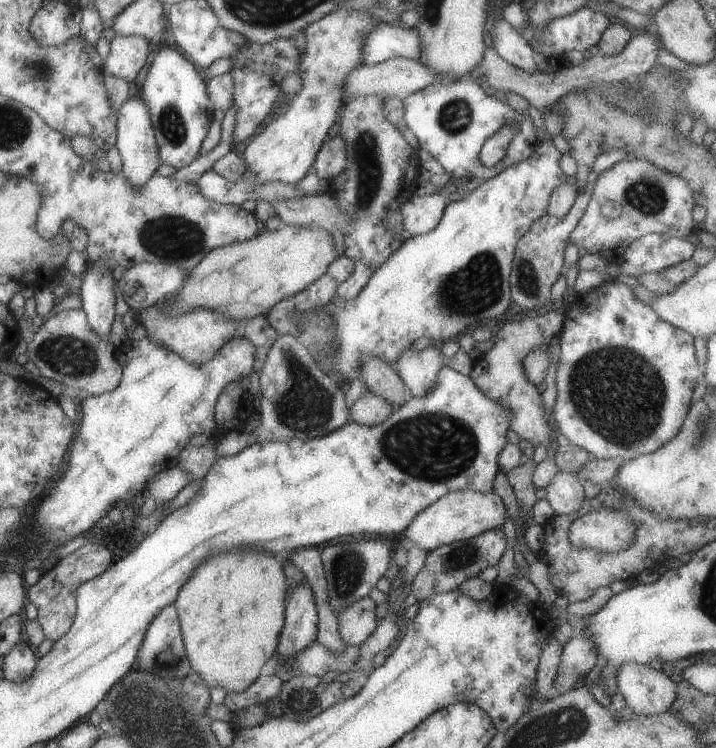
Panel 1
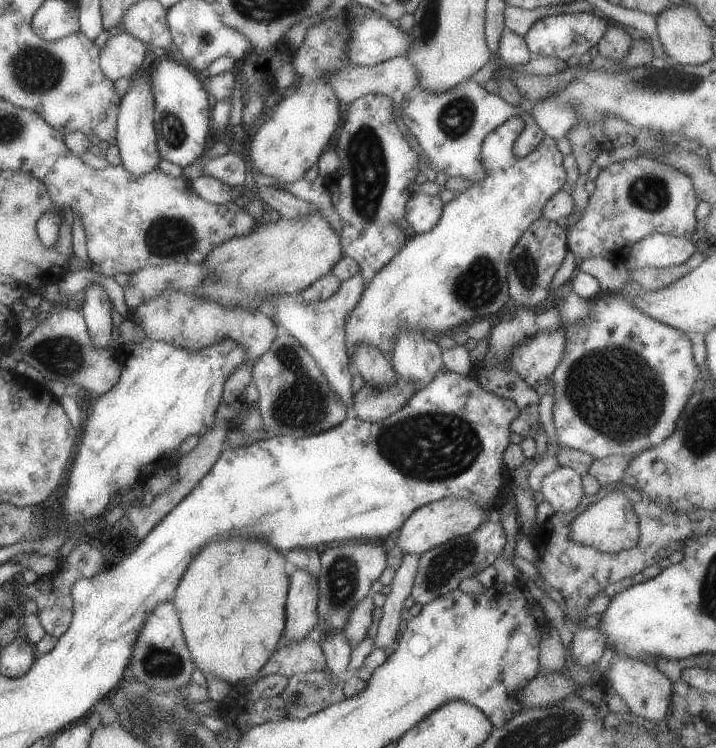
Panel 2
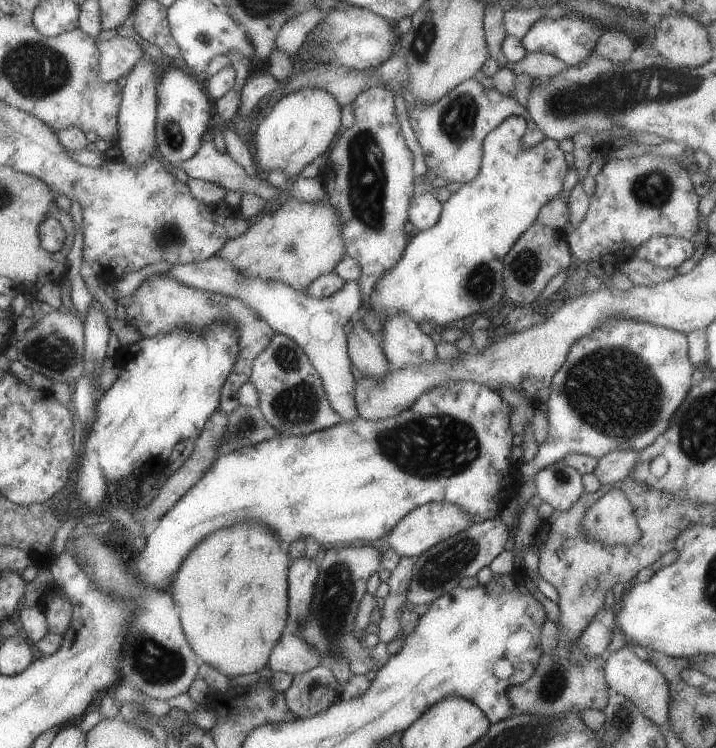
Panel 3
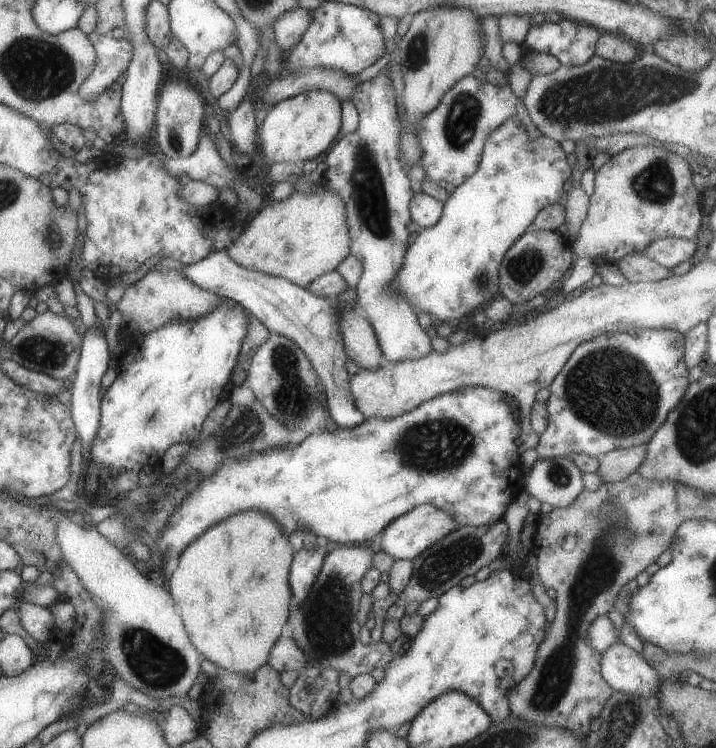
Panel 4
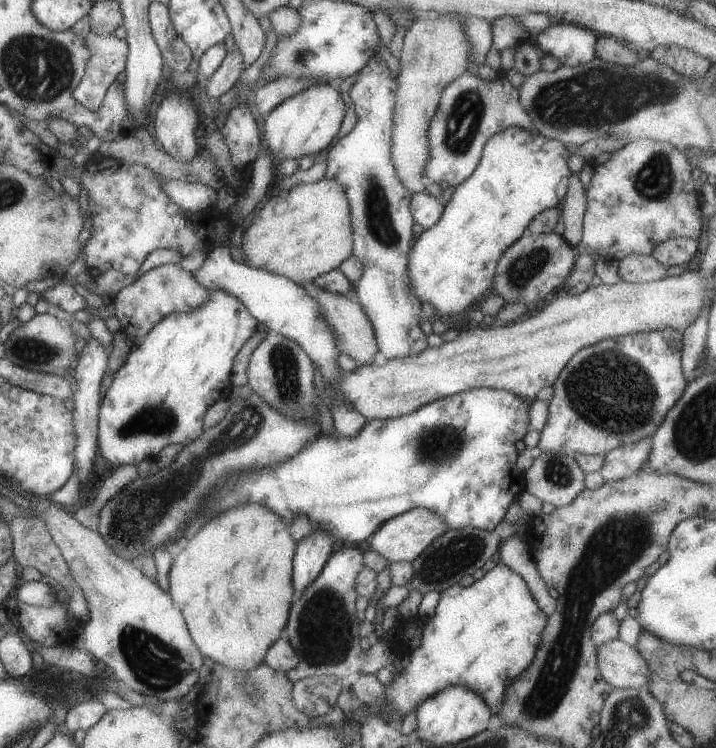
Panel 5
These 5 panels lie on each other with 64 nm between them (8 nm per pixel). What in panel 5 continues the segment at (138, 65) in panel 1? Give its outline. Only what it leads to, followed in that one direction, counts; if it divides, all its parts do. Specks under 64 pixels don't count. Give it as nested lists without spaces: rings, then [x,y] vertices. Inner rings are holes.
[[[94,32],[84,38],[84,44],[90,50],[90,60],[80,85],[74,90],[74,97],[82,106],[96,112],[108,88],[126,69],[129,45],[115,35],[96,36]]]

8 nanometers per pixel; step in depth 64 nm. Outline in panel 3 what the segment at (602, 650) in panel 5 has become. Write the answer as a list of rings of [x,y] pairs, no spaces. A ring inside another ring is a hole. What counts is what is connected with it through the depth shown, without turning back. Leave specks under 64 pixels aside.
[[[629,645],[607,654],[604,662],[604,674],[609,688],[617,693],[630,698],[639,707],[638,710],[648,716],[652,722],[656,722],[662,730],[672,730],[670,724],[670,716],[668,700],[670,700],[670,684],[666,682],[666,678],[655,668],[650,662],[646,662],[638,658],[634,650]]]

